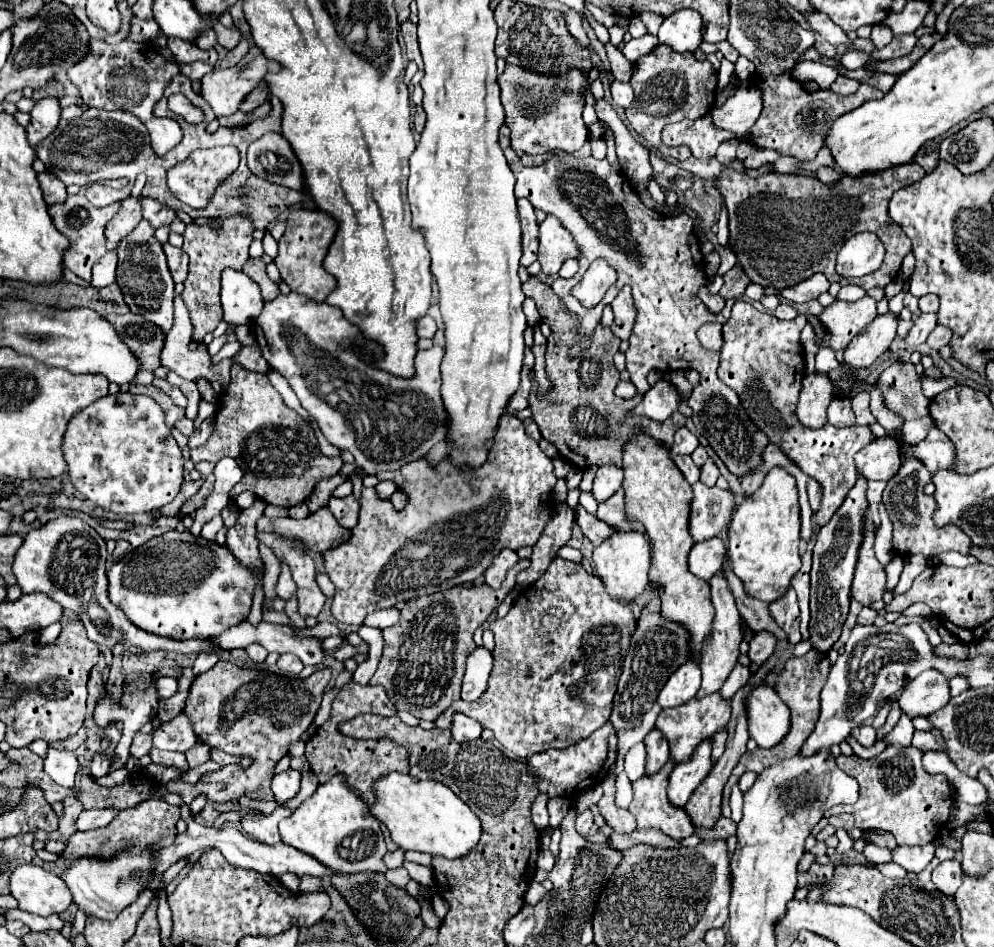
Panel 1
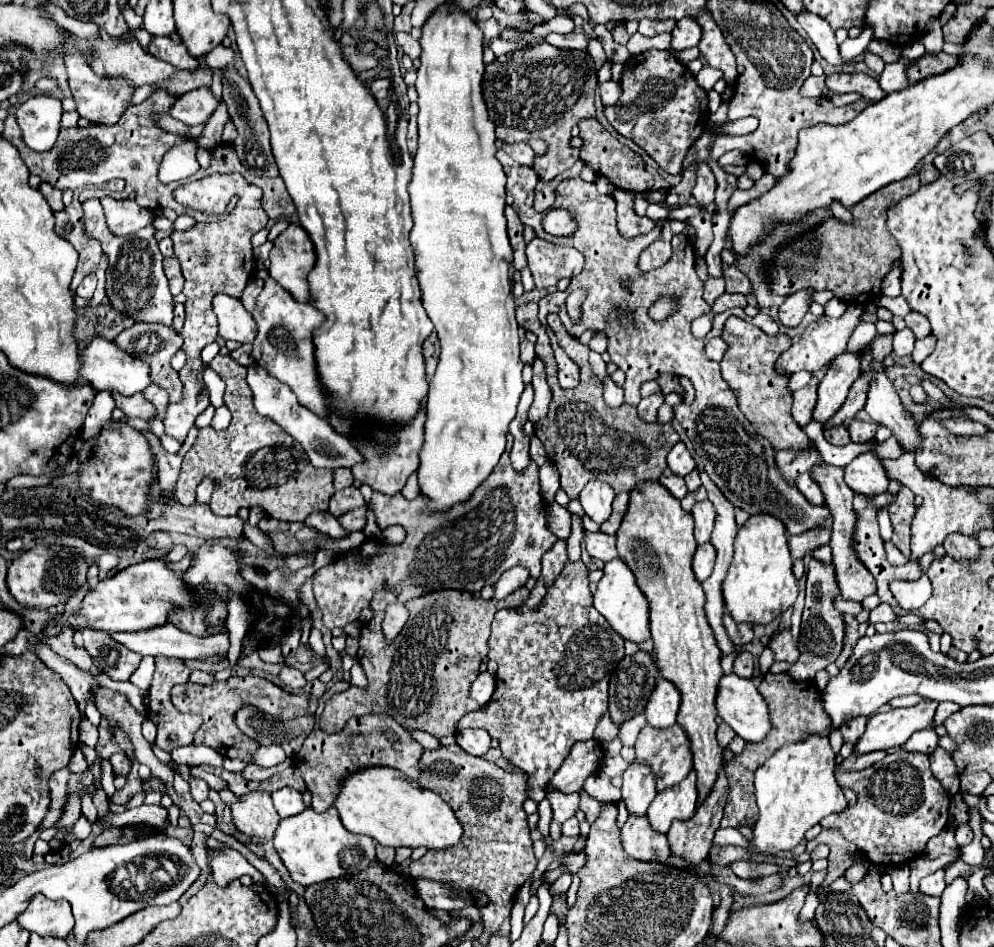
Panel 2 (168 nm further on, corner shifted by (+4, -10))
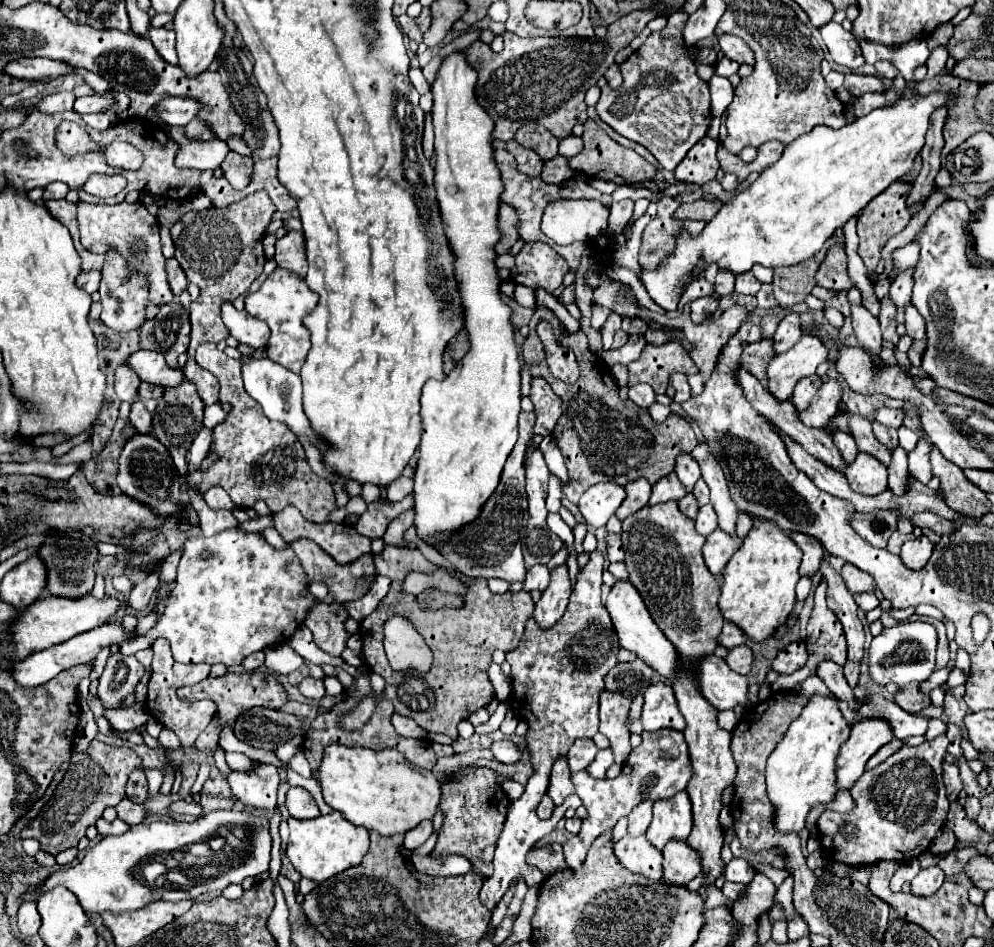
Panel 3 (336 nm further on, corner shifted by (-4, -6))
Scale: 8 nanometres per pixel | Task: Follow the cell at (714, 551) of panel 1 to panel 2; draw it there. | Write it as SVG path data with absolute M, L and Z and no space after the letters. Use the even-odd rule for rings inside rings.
M712 542L698 546L698 550L694 554L694 574L700 578L700 582L704 582L704 578L710 576L714 562L716 562L716 550L714 550Z

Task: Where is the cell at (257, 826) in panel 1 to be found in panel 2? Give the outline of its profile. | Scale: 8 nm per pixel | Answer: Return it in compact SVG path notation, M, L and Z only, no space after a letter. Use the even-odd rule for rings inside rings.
M248 792L230 804L236 828L254 840L272 840L278 828L278 814L272 806L270 792Z

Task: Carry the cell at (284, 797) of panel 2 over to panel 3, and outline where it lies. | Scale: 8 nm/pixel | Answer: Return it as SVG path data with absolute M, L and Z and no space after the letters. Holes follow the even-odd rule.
M292 786L288 790L286 806L288 806L288 812L292 818L308 820L308 818L320 816L320 810L318 810L314 798L310 796L310 792L306 788L300 788L300 786Z

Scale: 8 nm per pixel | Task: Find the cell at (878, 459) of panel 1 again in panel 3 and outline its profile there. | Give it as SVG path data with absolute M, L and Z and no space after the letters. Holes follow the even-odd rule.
M858 454L852 464L846 468L846 478L852 486L852 490L866 494L866 496L876 496L884 490L888 490L888 470L870 454Z

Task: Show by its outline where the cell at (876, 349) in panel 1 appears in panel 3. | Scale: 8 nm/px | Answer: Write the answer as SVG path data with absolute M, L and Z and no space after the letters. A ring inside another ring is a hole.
M830 378L828 382L824 382L820 386L810 408L800 412L800 420L810 428L824 426L838 412L838 404L842 400L842 394L844 394L842 384L838 384L838 380L834 380L834 378Z

